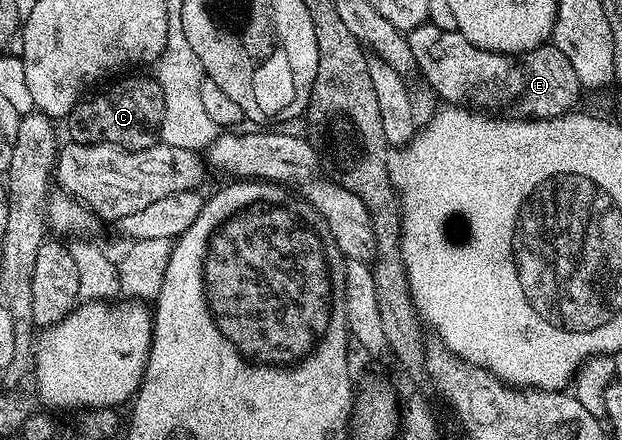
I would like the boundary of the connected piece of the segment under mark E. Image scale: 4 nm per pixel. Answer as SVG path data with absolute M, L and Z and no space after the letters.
M429 21L412 29L408 38L415 68L420 75L422 71L423 77L442 101L450 105L462 105L469 101L486 109L498 106L499 112L514 117L554 119L557 115L573 112L578 94L584 91L576 77L576 69L572 69L572 61L568 61L568 57L564 57L564 53L553 45L517 53L488 51L468 41L459 31L441 31Z

